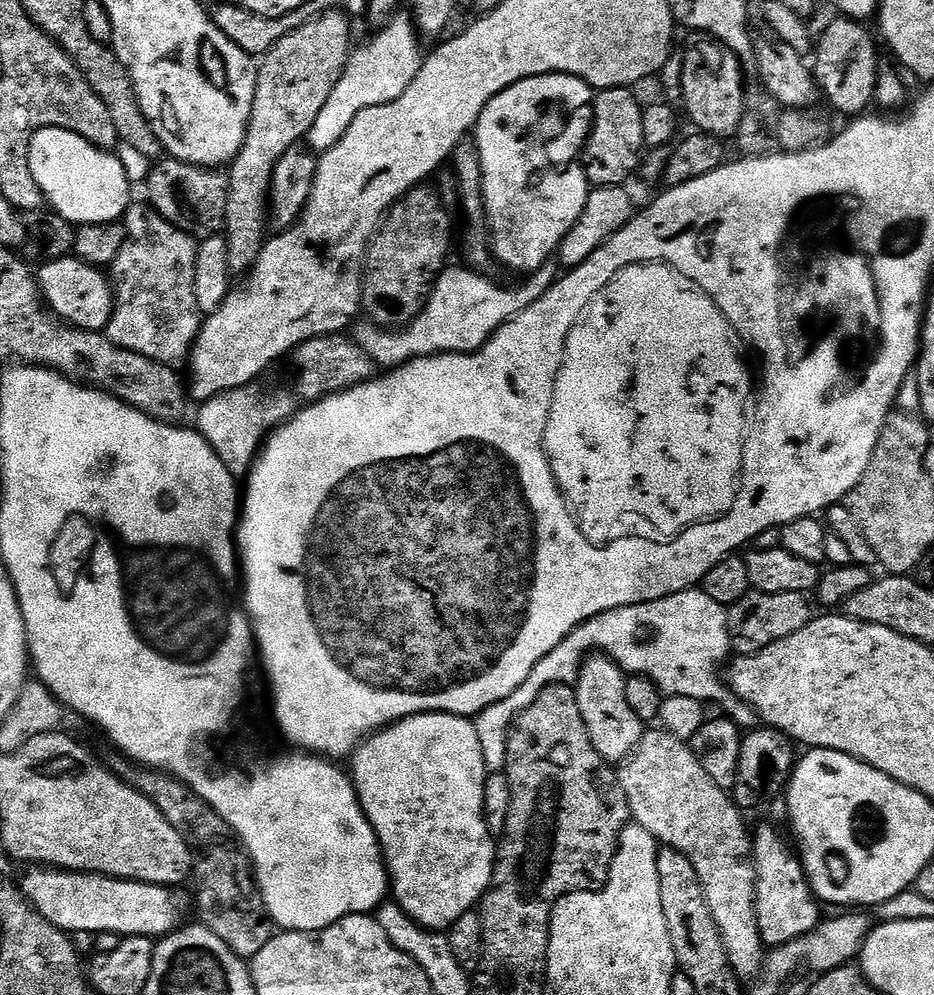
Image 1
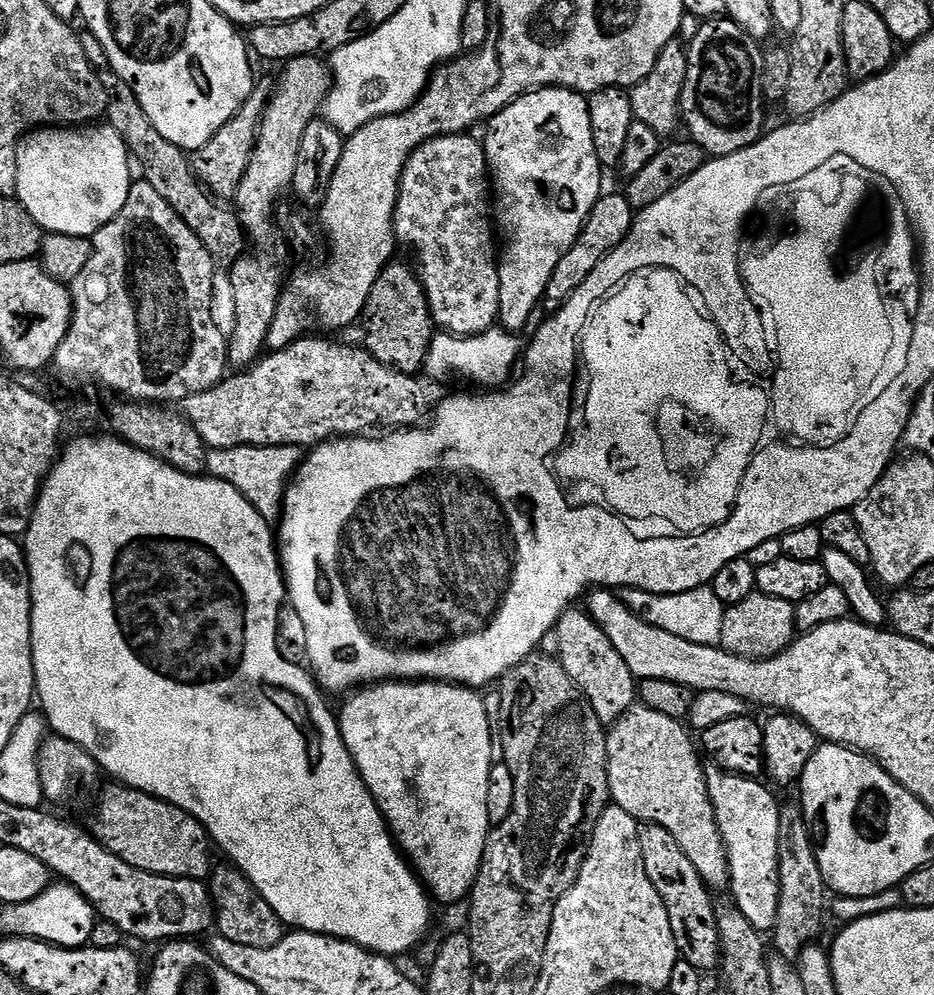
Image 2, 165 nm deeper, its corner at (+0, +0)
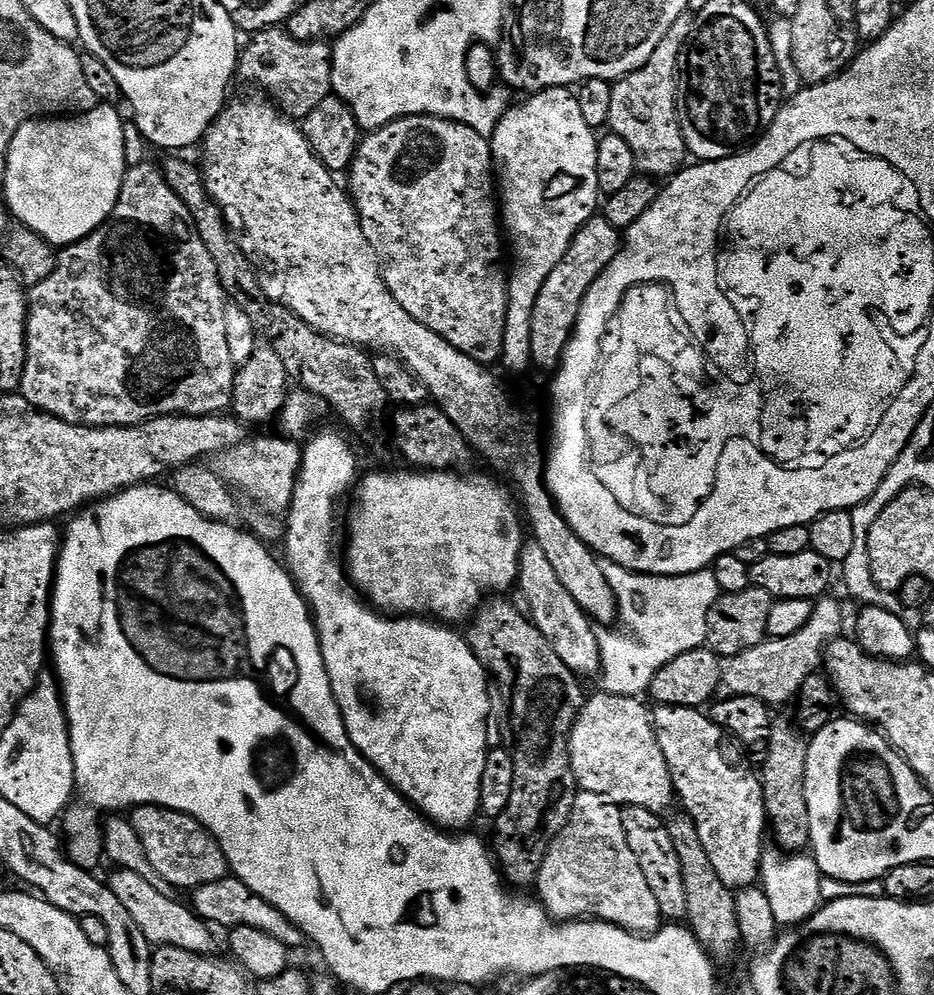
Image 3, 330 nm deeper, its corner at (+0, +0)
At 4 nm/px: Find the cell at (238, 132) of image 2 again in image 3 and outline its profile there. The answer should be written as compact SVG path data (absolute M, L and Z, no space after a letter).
M287 27L264 28L261 32L251 33L252 40L243 45L238 65L239 79L244 79L248 84L257 84L278 105L285 116L296 122L303 122L327 96L333 95L332 90L332 50L333 45L323 40L311 42L298 42L288 33Z

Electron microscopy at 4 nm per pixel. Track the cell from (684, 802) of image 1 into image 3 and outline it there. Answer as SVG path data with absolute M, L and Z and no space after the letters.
M603 690L597 696L589 695L584 708L572 728L568 738L570 762L576 775L576 783L583 791L605 796L607 800L621 806L638 806L657 814L673 803L677 803L676 786L672 781L670 766L666 762L666 754L658 744L653 713L643 703L643 699L634 696L615 696Z

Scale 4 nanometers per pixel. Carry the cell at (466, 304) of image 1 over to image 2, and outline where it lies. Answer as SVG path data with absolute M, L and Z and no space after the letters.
M499 326L488 328L477 336L456 336L453 332L437 331L428 347L423 375L432 380L444 380L452 375L465 376L468 380L485 384L485 389L499 390L509 383L514 369L521 363L526 344L520 339L519 335Z

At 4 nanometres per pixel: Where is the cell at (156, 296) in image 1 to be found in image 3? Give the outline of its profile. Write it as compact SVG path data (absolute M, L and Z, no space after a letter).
M145 162L129 167L122 178L118 202L104 225L94 229L85 240L67 245L57 255L54 274L50 274L46 282L31 285L28 292L28 353L19 395L46 414L87 428L129 428L131 424L144 424L159 416L214 416L227 413L232 407L238 367L230 358L230 345L226 342L228 306L214 258L210 258L210 250L206 250L192 217L188 215L186 202L170 190L163 171L157 165L155 168L151 162Z

